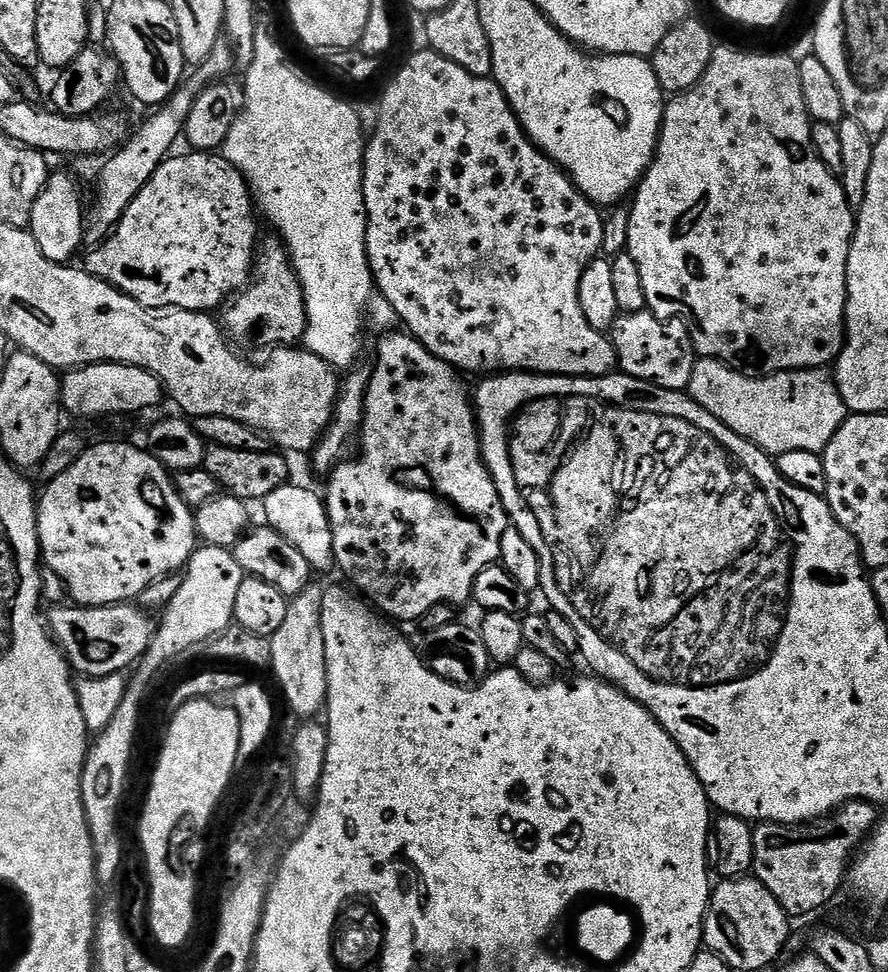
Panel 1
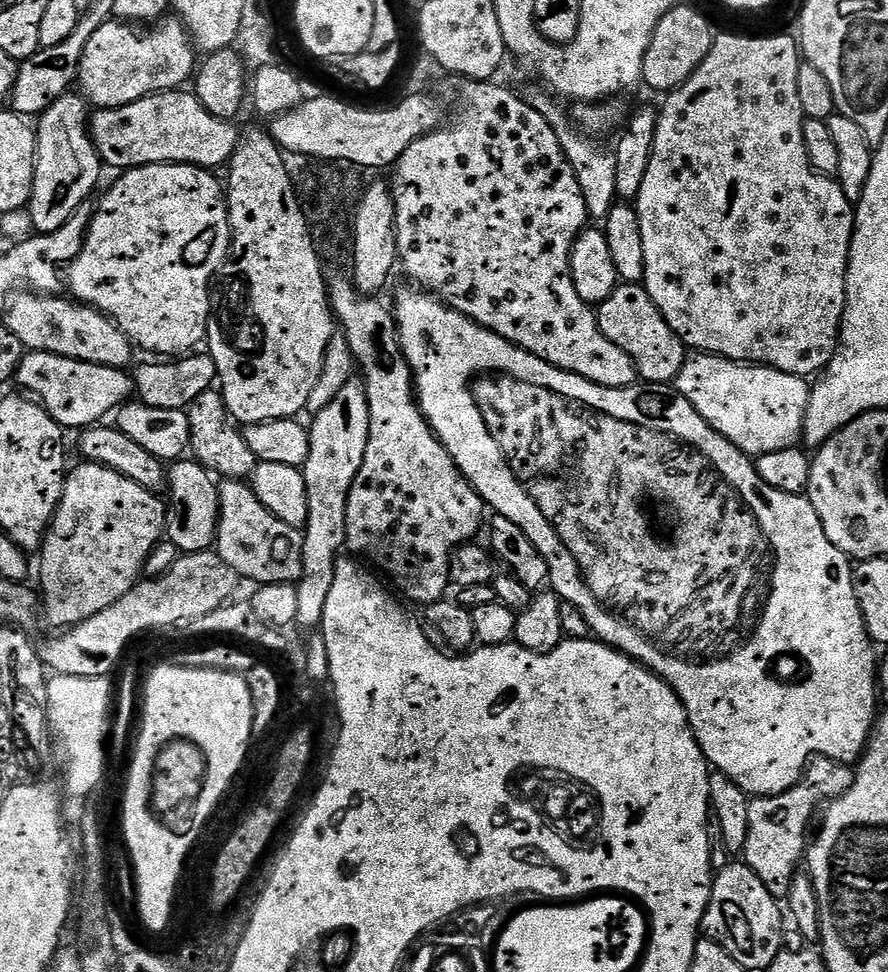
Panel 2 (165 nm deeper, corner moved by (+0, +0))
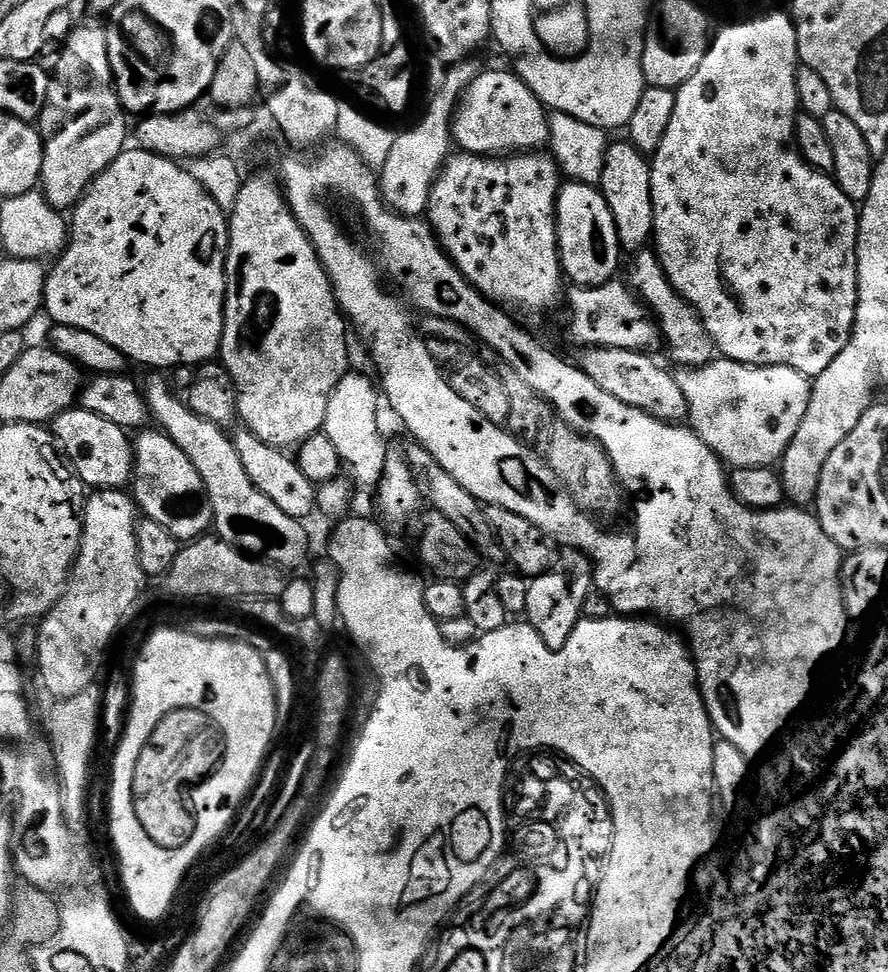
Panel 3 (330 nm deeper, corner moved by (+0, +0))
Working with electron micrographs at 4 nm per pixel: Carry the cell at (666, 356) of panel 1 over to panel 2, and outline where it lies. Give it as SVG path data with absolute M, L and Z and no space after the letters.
M621 283L598 306L596 320L602 334L618 346L634 362L637 377L643 383L653 386L668 386L678 378L686 359L686 345L678 338L666 322L666 318L654 306L654 298L644 289L643 283Z

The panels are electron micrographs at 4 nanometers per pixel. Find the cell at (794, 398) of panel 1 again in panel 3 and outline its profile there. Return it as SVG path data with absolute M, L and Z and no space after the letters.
M728 362L693 380L696 381L689 383L686 389L696 419L695 439L713 461L721 460L728 470L771 469L794 430L798 430L816 389L816 380L809 373L769 364L749 366Z

